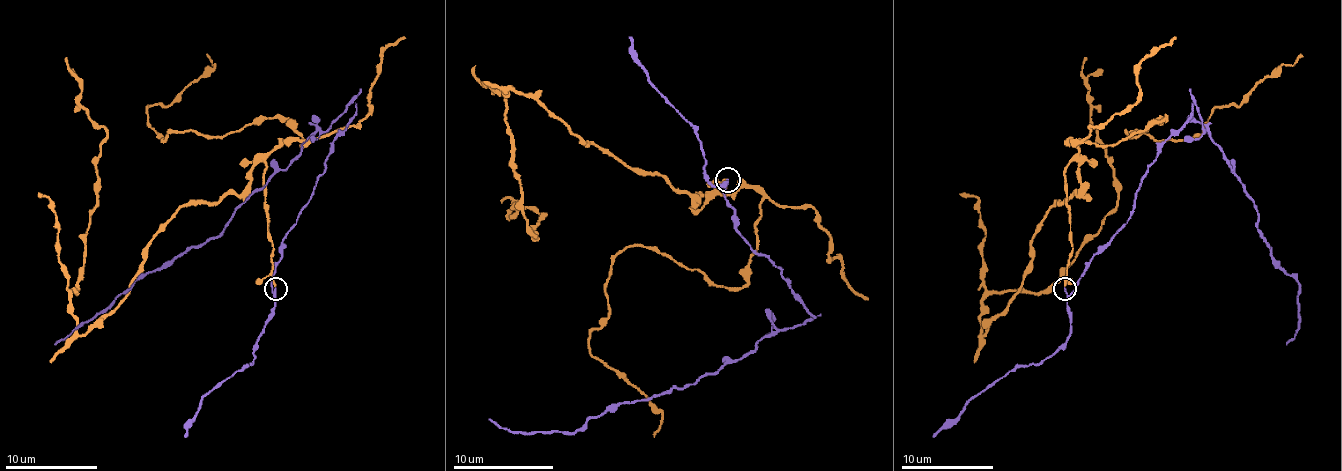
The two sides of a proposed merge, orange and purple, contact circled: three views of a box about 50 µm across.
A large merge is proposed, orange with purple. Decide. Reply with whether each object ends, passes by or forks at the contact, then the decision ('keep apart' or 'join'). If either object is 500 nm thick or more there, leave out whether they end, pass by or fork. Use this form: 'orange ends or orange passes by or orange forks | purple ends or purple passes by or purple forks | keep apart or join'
orange ends | purple passes by | keep apart

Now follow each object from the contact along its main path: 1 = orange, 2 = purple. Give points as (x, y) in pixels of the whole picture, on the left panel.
1: (276, 287), (260, 160), (241, 192), (186, 204), (130, 291), (77, 333), (70, 294), (107, 132), (65, 58)
2: (276, 289), (285, 234), (324, 171), (334, 139), (354, 116), (352, 102), (218, 236), (190, 245), (54, 345)

